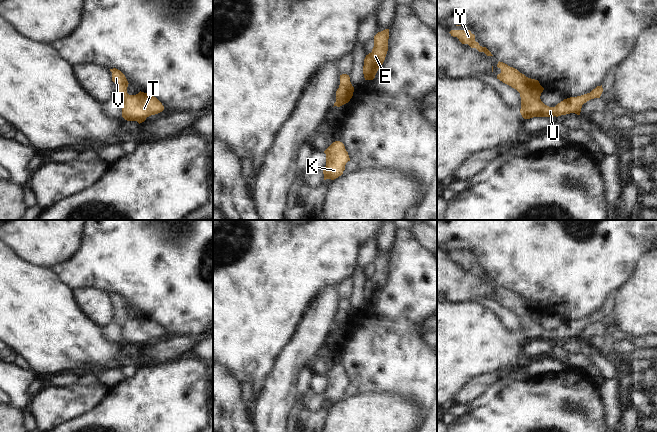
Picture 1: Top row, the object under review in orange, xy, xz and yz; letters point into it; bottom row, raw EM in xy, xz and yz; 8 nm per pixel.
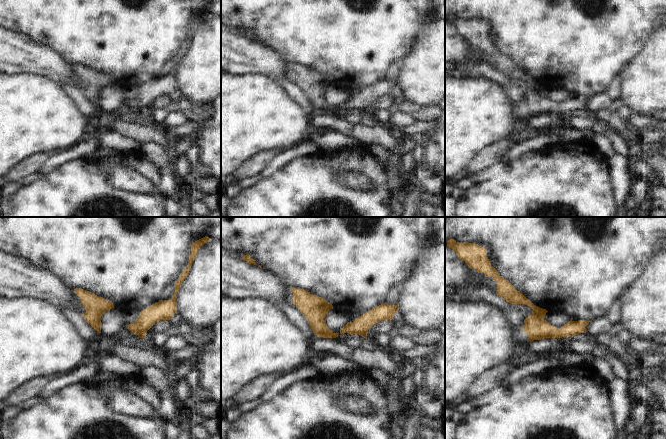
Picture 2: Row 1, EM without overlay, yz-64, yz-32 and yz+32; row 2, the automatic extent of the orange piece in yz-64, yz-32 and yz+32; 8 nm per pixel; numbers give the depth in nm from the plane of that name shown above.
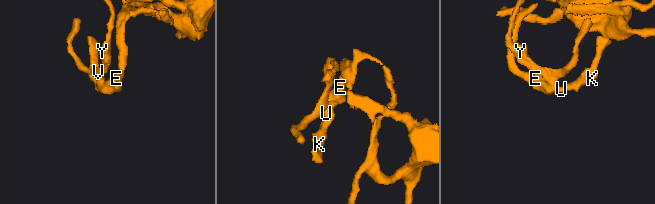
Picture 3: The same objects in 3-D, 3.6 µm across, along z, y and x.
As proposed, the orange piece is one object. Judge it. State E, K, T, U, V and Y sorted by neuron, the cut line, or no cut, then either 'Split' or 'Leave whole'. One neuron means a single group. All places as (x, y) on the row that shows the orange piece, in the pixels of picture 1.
Groups: E K T U V Y. No split. Leave whole.

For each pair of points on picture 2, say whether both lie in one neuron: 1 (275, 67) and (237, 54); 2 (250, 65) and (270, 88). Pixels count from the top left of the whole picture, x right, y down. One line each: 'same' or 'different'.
1: same
2: different

